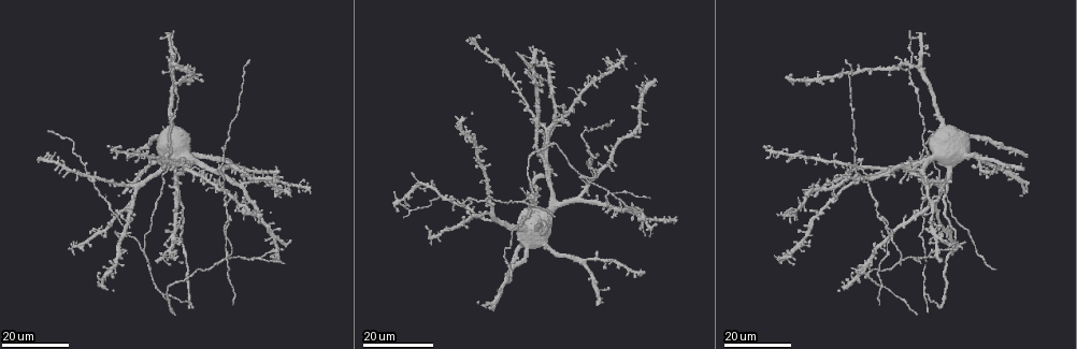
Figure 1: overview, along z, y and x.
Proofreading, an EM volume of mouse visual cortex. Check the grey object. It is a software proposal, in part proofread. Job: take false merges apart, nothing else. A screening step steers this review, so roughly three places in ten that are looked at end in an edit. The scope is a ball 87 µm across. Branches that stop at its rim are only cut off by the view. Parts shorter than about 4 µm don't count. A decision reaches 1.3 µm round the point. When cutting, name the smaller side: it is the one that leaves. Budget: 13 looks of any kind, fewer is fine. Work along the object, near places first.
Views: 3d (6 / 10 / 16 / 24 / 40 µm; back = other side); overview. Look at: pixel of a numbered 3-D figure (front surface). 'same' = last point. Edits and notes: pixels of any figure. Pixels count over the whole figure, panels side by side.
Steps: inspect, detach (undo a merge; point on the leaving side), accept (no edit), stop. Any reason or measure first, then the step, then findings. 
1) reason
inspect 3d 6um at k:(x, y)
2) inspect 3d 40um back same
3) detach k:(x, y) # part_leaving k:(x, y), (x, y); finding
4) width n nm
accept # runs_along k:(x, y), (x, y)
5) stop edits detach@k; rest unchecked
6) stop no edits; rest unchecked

inspect 3d 24um at 1:(222, 171)

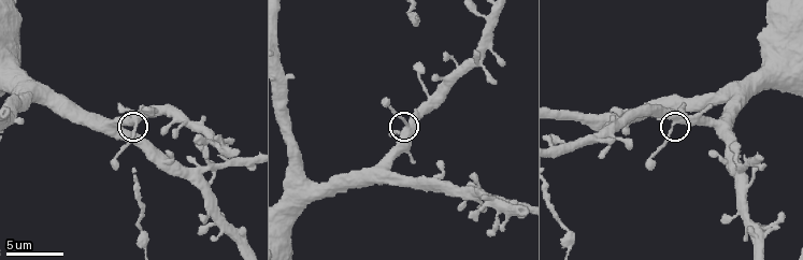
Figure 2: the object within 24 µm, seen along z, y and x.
inspect 3d 10um at 2:(675, 120)

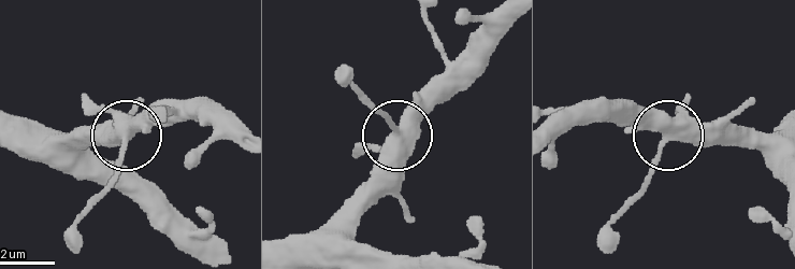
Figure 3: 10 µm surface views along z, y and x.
accept # runs_along 3:(14, 117), (48, 133), (123, 136), (104, 193); all the same cell

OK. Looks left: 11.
branch point
inspect 3d 16um at 1:(277, 237)

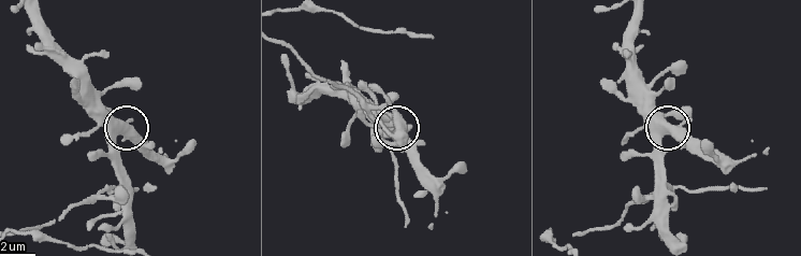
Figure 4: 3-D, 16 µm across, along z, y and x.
inspect 3d 6um at 4:(668, 133)

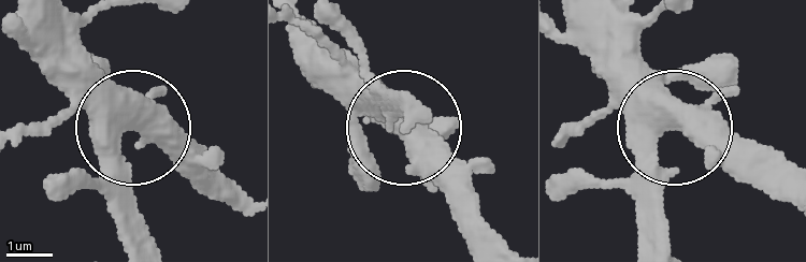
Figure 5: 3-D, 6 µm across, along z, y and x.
accept # runs_along 5:(577, 16), (659, 120), (747, 150); all the same cell

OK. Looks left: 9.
three-way junction
inspect 3d 16um at 1:(248, 258)

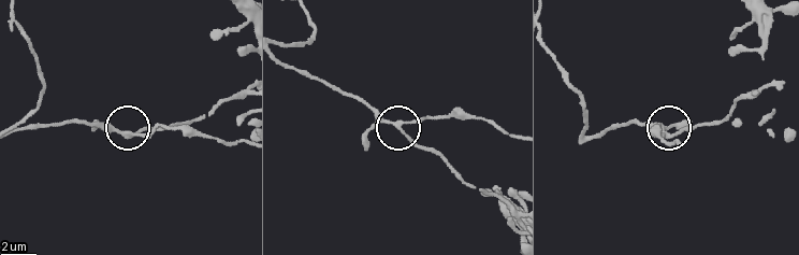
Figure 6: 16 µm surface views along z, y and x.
inspect 3d 10um at 6:(397, 124)

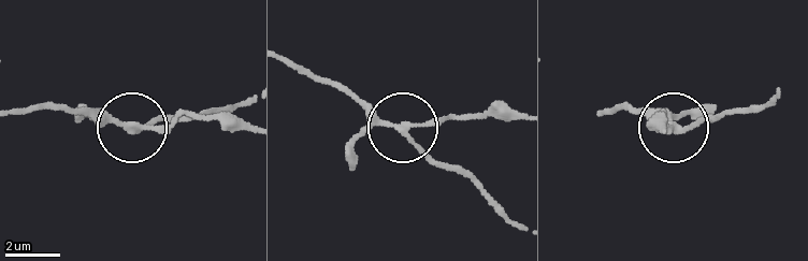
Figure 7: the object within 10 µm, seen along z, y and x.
width 180 nm
accept # runs_along 7:(775, 98), (708, 114), (682, 128), (668, 128), (662, 114); one cell here

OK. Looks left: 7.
arms part here
inspect 3d 16um at 1:(587, 178)

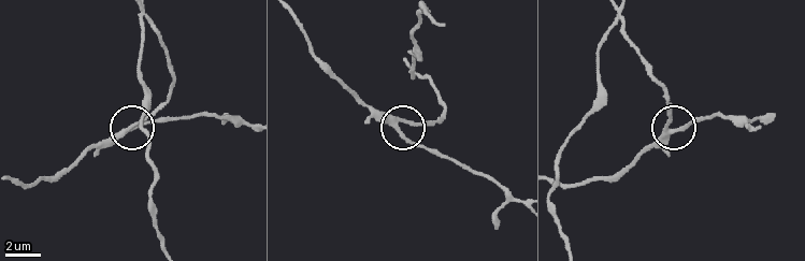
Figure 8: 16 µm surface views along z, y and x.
inspect 3d 10um at 8:(398, 120)

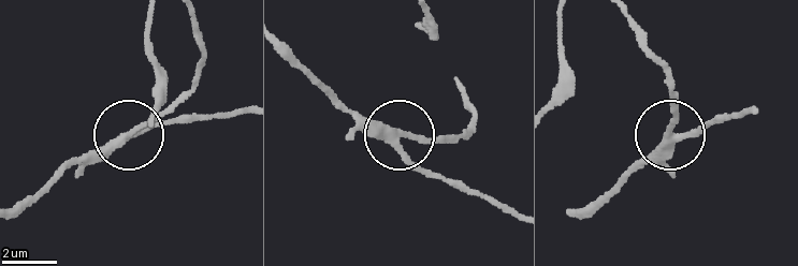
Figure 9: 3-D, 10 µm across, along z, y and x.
arms 3
accept # runs_along 9:(514, 216), (431, 176), (394, 139), (350, 112); continuous, no second cell

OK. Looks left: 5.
inspect 3d 24um at 1:(889, 238)

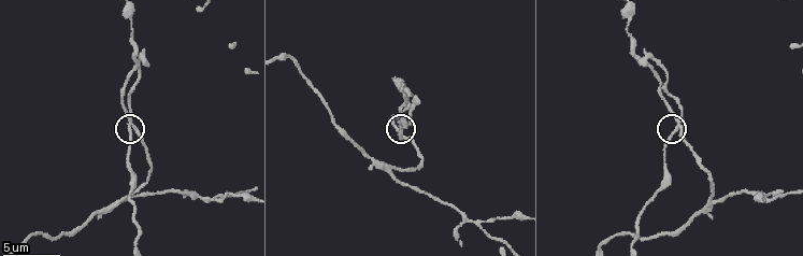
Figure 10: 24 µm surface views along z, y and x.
inspect 3d 10um at 10:(129, 125)

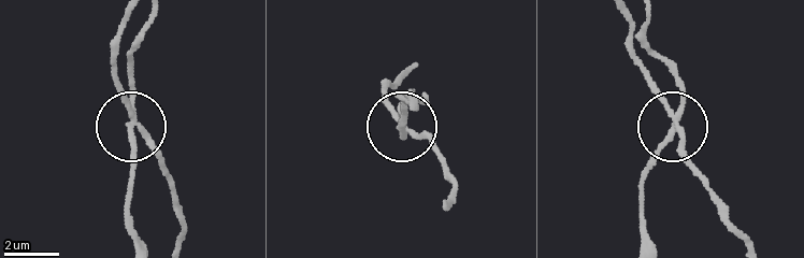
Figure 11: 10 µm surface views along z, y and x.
detach 11:(135, 154) # part_leaving 11:(677, 120), (643, 187), (643, 243); two cells meet here

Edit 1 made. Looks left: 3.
inspect overview

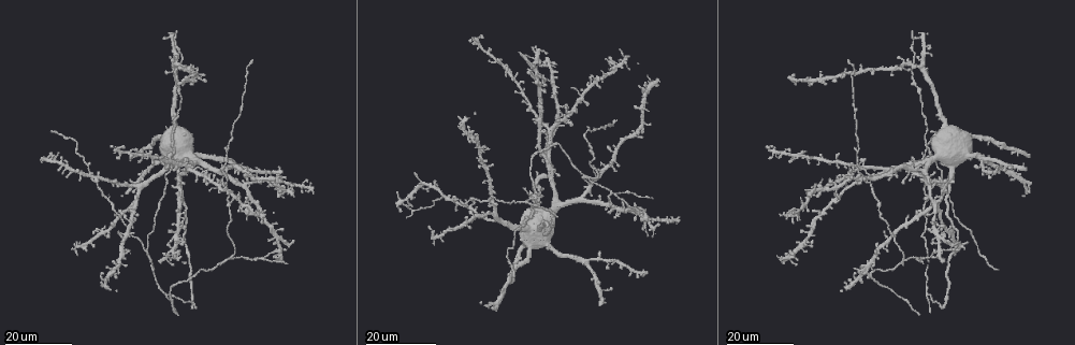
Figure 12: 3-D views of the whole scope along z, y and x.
two arms in line, one across
inspect 3d 16um at 12:(241, 113)

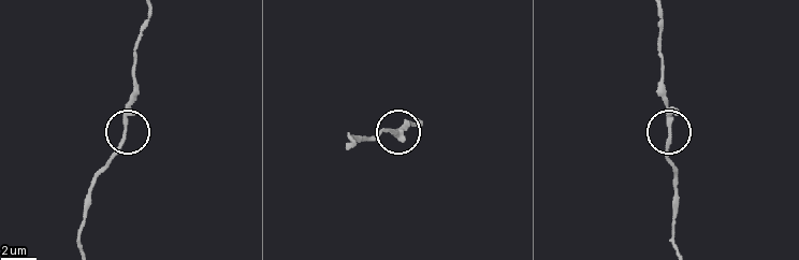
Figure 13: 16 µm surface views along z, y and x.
inspect 3d 6um at 13:(671, 122)

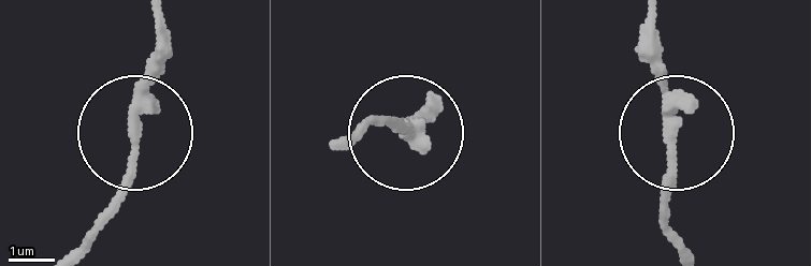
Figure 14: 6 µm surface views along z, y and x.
width 220 nm
accept # runs_along 14:(86, 242), (132, 161), (132, 104), (155, 23); one cell here

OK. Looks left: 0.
stop edits detach@11; rest unchecked

